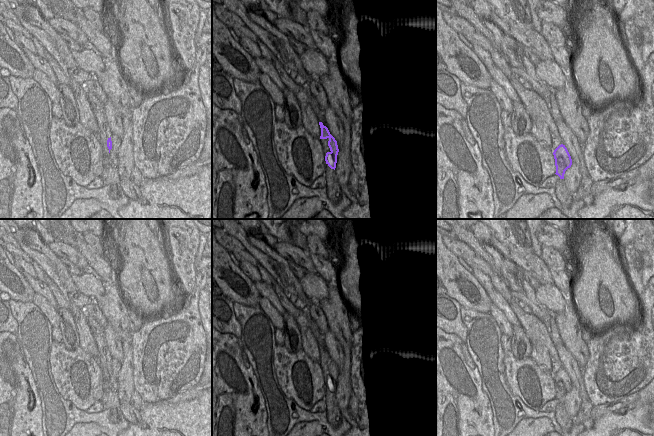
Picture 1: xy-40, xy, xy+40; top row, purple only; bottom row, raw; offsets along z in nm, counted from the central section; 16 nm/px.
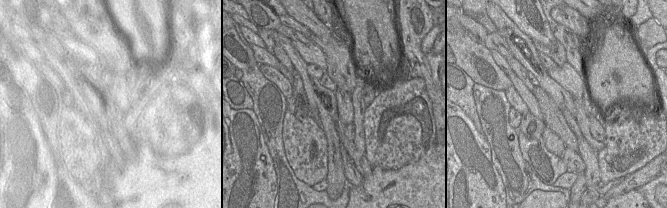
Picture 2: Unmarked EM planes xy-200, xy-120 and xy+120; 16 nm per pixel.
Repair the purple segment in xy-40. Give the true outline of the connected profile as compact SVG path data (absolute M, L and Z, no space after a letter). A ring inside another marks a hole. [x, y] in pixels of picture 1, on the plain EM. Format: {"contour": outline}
{"contour": "M112 358L110 362L107 364L107 371L110 376L118 376L118 373L121 368L121 362L117 359Z"}

